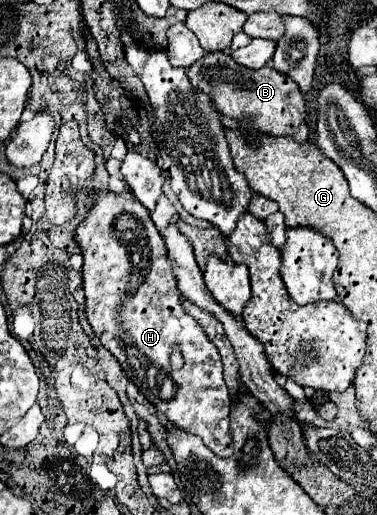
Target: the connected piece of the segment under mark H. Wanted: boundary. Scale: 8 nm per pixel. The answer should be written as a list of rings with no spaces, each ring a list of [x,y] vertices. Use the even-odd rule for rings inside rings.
[[[98,193],[94,207],[76,229],[76,241],[84,257],[82,287],[86,295],[86,317],[96,337],[120,361],[124,373],[140,389],[140,393],[160,413],[164,413],[170,423],[198,435],[204,445],[218,457],[230,457],[234,451],[230,435],[232,399],[222,377],[222,357],[216,345],[206,335],[204,327],[182,307],[182,295],[168,259],[166,243],[158,233],[156,225],[152,223],[150,213],[132,195]],[[176,345],[184,355],[184,367],[180,371],[174,371],[168,359],[172,347]]]

